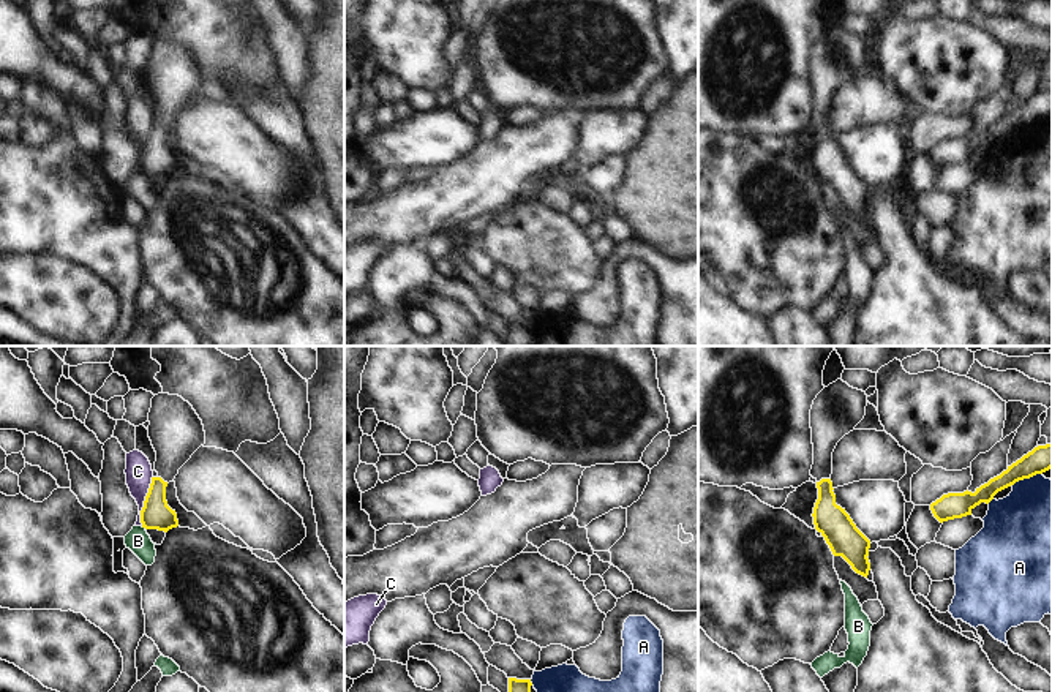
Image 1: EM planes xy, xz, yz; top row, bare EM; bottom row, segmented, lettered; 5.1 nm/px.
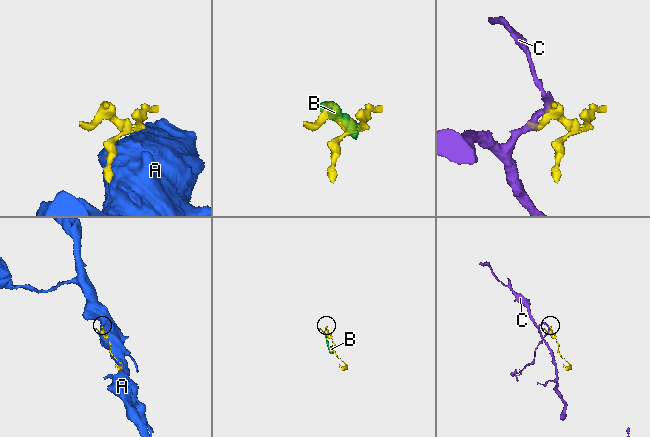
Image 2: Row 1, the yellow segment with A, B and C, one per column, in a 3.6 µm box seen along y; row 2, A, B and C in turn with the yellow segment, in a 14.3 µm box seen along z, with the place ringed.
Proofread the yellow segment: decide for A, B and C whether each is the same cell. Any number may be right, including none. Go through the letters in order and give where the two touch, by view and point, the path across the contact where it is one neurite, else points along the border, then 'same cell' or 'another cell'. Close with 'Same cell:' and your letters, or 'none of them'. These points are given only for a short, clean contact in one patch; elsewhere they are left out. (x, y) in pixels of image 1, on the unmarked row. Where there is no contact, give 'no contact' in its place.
A: yz (1027, 124) | another cell
B: xy (144, 172) | along xy (141, 172), (146, 174) | another cell
C: xy (144, 147) | along xy (152, 122), (141, 157), (141, 171) | another cell
Same cell: none of them

